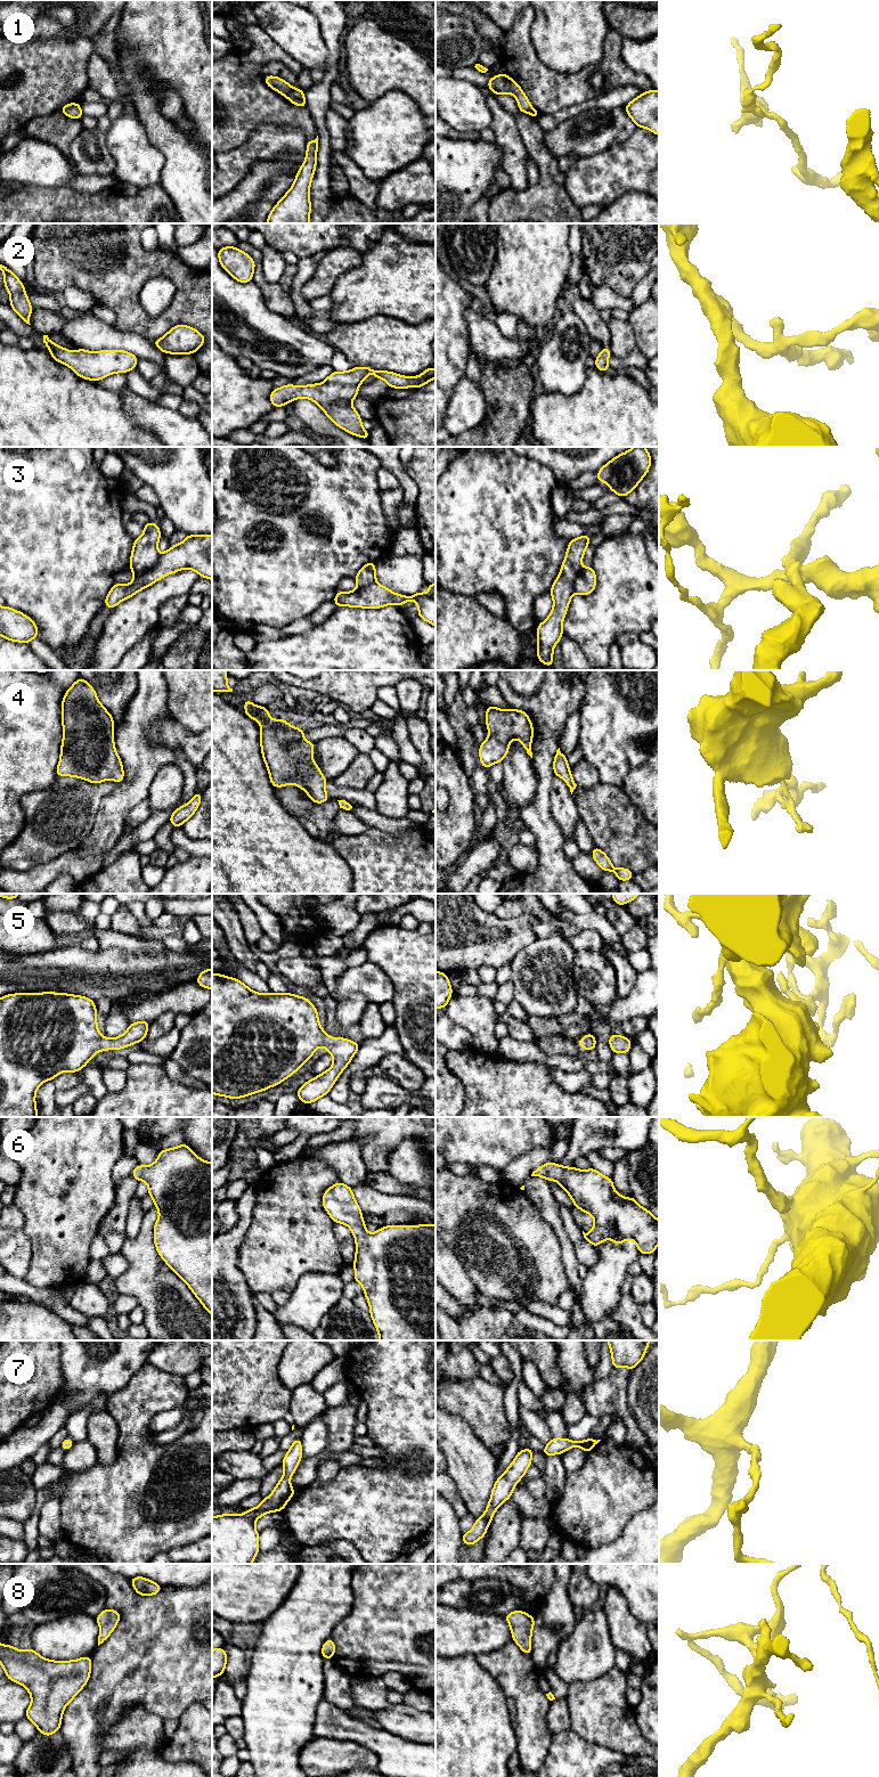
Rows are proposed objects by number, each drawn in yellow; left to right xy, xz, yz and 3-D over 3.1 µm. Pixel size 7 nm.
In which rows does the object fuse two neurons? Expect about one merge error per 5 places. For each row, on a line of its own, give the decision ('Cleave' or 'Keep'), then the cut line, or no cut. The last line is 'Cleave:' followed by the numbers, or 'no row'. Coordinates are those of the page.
1: Cleave. Split along xz (294, 89), (286, 96)
2: Keep. No split
3: Cleave. Split along xy (160, 555), (159, 560), (151, 568), (135, 577)
4: Keep. No split
5: Keep. No split
6: Keep. No split
7: Keep. No split
8: Keep. No split
Cleave: 1, 3

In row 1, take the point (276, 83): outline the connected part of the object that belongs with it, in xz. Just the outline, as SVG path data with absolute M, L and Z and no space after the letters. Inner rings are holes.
M266 75L264 82L268 87L276 90L283 96L287 96L294 90L294 88L291 84L277 76Z

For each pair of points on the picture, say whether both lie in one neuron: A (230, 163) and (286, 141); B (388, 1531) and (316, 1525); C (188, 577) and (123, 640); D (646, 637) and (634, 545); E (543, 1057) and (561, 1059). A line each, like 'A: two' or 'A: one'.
A: one
B: one
C: one
D: two
E: one

